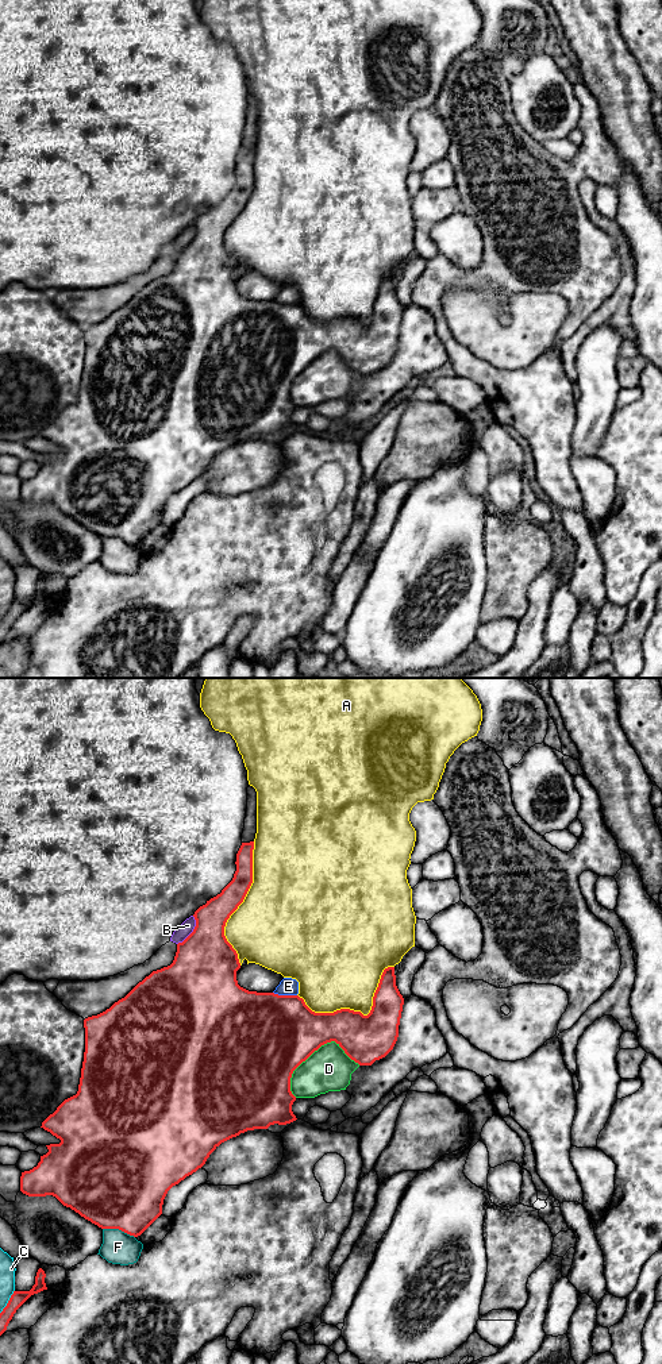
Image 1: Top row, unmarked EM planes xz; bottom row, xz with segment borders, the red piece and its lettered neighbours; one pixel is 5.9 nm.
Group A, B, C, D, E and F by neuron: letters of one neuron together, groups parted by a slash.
A / B / C / D / E / F

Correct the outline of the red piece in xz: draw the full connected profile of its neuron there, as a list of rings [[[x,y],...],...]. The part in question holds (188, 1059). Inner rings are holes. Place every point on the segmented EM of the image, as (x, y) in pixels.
[[[254,841],[242,843],[236,871],[220,894],[200,906],[193,932],[177,944],[170,966],[153,971],[105,1012],[84,1020],[85,1052],[78,1091],[65,1099],[42,1126],[61,1140],[30,1171],[22,1172],[20,1191],[28,1197],[55,1197],[101,1229],[141,1236],[161,1214],[168,1191],[201,1168],[224,1141],[247,1130],[296,1121],[290,1091],[293,1071],[322,1045],[335,1041],[359,1066],[385,1057],[399,1037],[404,998],[396,986],[394,967],[384,970],[367,1016],[350,1009],[312,1012],[299,995],[249,991],[238,985],[236,951],[224,936],[230,916],[253,883]]]

